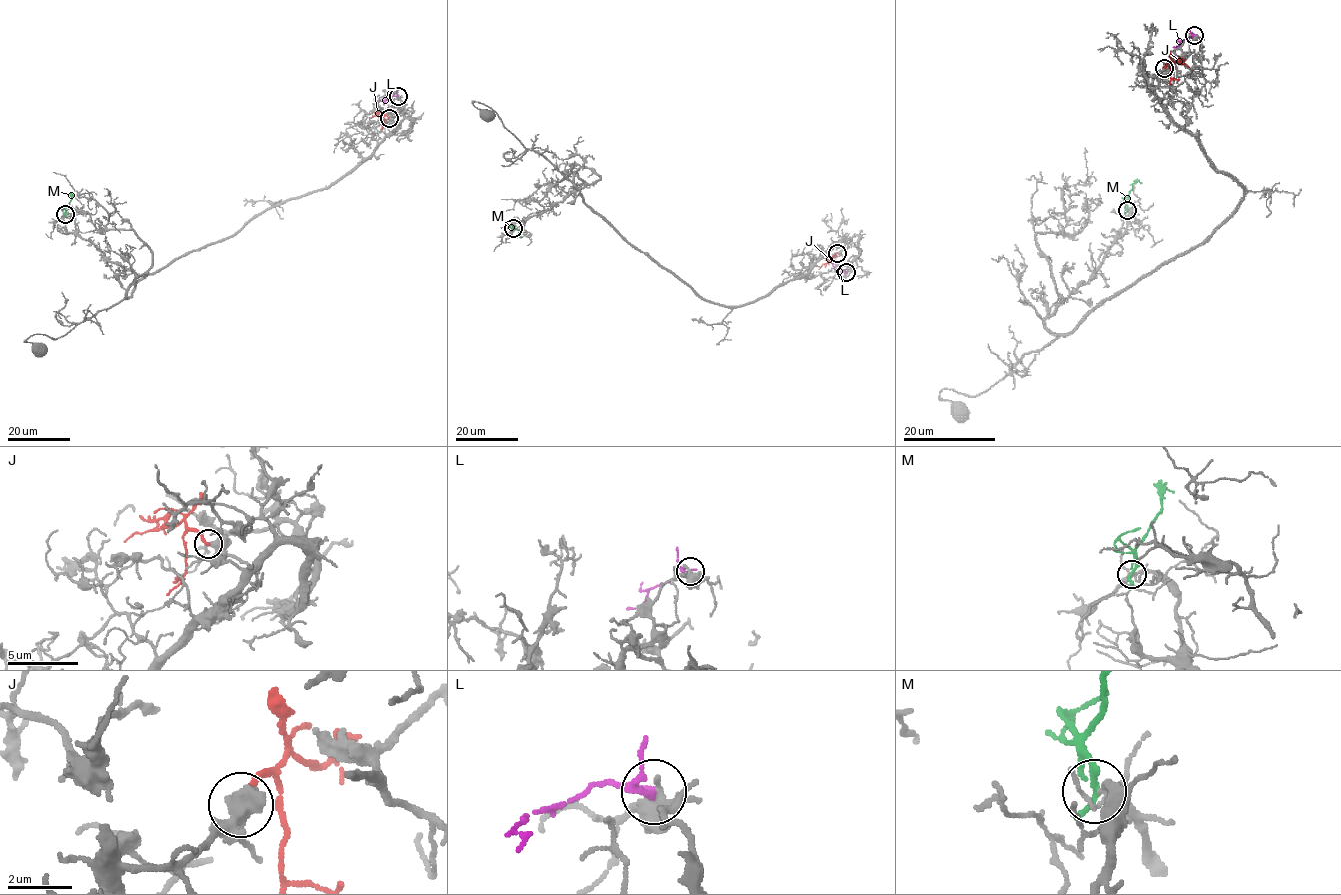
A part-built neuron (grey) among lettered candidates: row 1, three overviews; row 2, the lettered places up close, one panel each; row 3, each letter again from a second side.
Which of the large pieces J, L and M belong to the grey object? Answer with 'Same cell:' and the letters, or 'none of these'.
Same cell: J

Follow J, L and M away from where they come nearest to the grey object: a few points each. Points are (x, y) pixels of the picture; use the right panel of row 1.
J: (1165, 68), (1171, 61), (1189, 67)
L: (1193, 34), (1173, 47)
M: (1128, 210), (1126, 199), (1132, 186), (1138, 181), (1141, 183)

